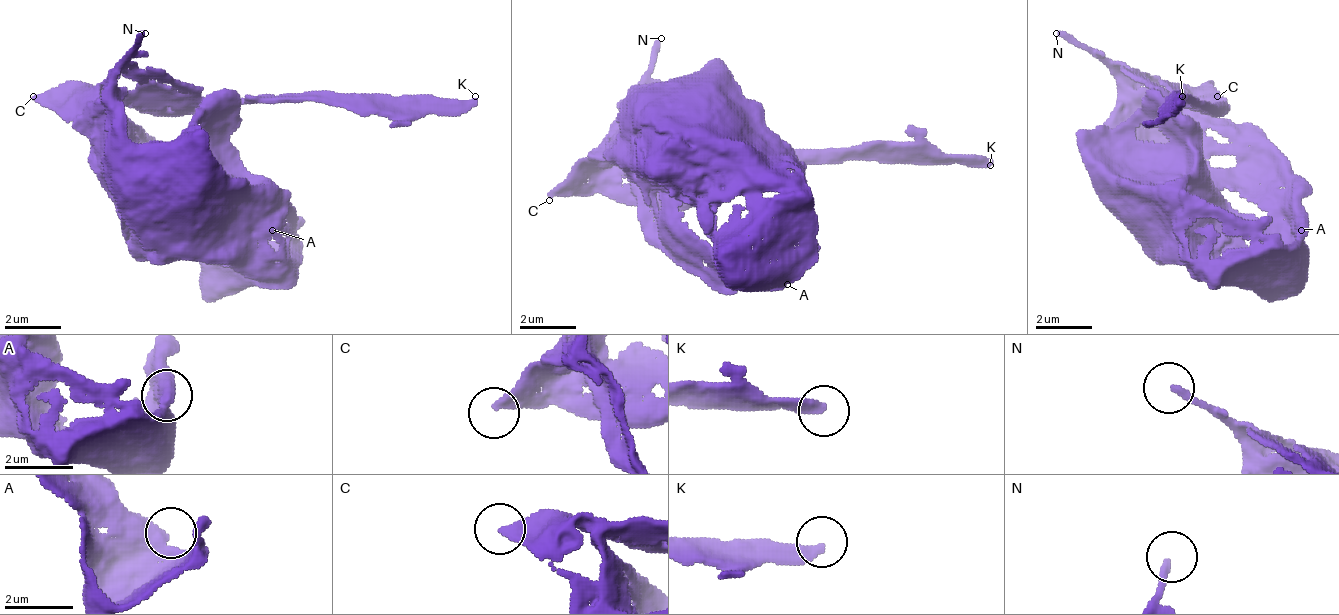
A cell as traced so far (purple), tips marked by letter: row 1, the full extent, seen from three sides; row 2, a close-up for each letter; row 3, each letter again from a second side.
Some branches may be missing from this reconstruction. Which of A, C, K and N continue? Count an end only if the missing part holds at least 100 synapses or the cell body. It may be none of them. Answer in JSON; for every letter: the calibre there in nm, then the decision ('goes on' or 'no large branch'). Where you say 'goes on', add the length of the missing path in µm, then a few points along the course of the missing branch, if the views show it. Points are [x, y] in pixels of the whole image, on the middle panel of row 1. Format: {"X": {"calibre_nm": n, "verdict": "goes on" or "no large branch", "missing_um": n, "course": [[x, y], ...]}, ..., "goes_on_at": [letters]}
{"A": {"calibre_nm": 500, "verdict": "no large branch"}, "C": {"calibre_nm": 300, "verdict": "no large branch"}, "K": {"calibre_nm": 360, "verdict": "goes on", "missing_um": 60}, "N": {"calibre_nm": 200, "verdict": "no large branch"}, "goes_on_at": ["K"]}

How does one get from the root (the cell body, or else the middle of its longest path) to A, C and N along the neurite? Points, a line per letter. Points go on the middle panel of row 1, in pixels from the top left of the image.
A: (703, 116), (717, 116), (794, 193), (794, 277), (787, 284)
C: (703, 116), (696, 109), (647, 109), (612, 144), (605, 144), (549, 200)
N: (703, 116), (682, 102), (633, 102), (633, 88), (654, 67), (654, 46), (661, 38)

